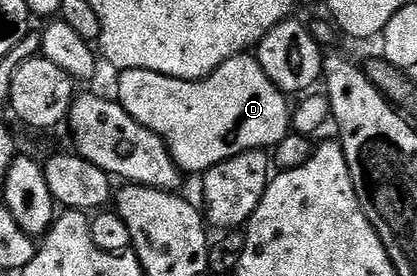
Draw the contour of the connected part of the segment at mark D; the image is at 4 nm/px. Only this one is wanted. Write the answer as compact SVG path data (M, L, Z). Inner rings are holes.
M243 53L233 55L228 61L224 61L224 65L220 65L210 75L204 79L173 79L167 75L161 75L155 71L145 71L144 69L132 69L131 71L121 72L117 76L118 79L118 95L117 102L121 103L122 108L132 116L140 125L144 125L148 130L156 132L162 140L166 142L166 147L170 151L170 155L174 159L174 164L183 172L198 171L197 173L205 173L208 169L212 169L216 165L220 165L224 161L228 161L232 157L236 157L245 151L261 151L263 149L273 149L278 146L280 141L284 141L286 135L291 134L291 116L292 103L282 90L273 83L268 77L268 73L264 73L264 69L258 63L257 58L253 54Z

